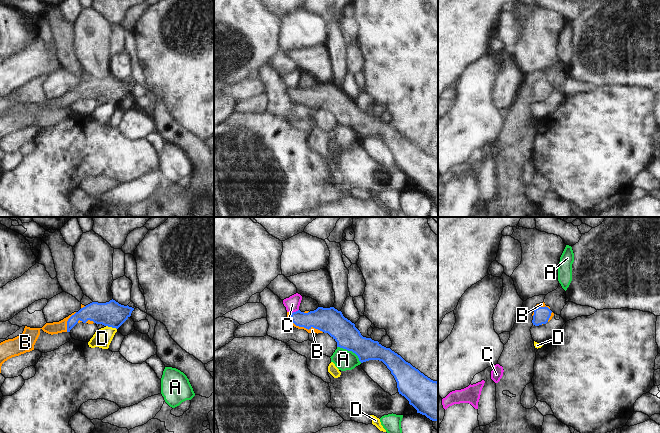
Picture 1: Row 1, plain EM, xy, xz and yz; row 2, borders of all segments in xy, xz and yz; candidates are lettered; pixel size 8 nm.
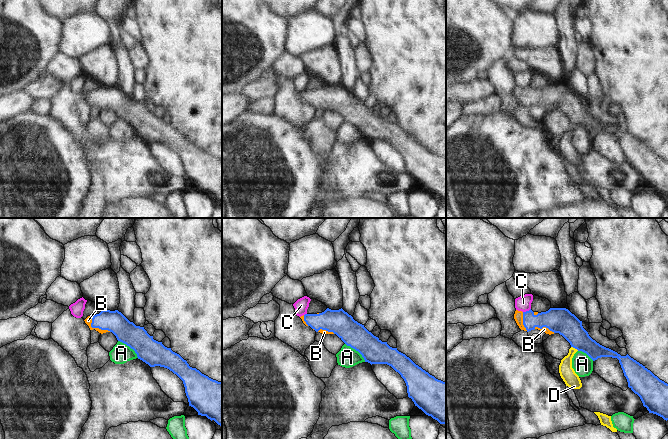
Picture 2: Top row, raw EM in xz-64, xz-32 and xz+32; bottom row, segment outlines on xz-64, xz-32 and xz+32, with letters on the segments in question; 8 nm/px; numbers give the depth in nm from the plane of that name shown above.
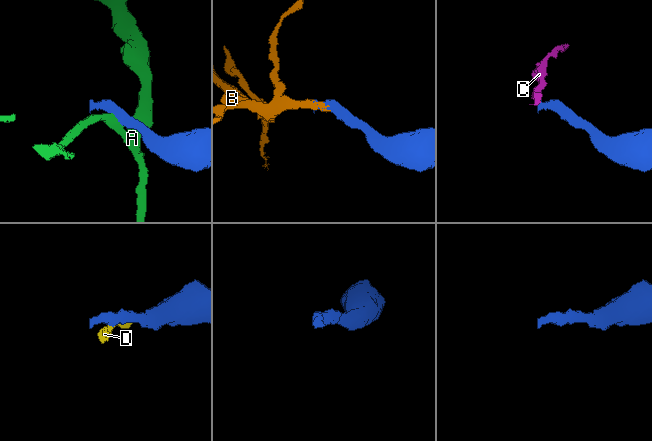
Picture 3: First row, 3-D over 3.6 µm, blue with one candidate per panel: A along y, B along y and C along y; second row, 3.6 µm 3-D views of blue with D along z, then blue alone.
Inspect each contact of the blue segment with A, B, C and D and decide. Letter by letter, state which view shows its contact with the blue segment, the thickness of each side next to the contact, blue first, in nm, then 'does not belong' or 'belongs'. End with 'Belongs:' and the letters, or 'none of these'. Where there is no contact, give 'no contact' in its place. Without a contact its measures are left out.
A: meets blue in xz; 200 nm thick on the blue side, 160 nm on the other; does not belong
B: meets blue in xz; 200 nm thick on the blue side, 50 nm on the other; belongs
C: meets blue in xz; 190 nm thick on the blue side, 120 nm on the other; does not belong
D: meets blue in xy; 200 nm thick on the blue side, 150 nm on the other; does not belong
Belongs: B

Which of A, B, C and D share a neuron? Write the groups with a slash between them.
A / B / C / D

